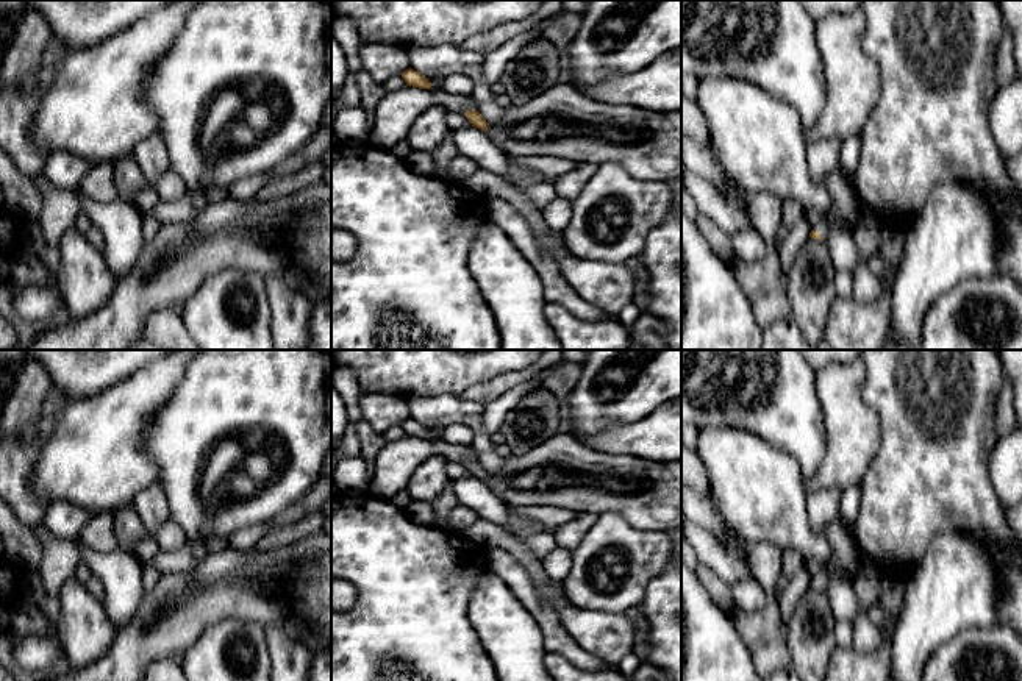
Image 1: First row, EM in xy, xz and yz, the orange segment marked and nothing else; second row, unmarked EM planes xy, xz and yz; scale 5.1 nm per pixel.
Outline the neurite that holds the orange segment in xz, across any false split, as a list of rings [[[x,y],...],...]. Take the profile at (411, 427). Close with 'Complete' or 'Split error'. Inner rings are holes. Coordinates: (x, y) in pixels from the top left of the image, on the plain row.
[[[411,417],[402,423],[402,428],[406,436],[397,442],[384,444],[375,459],[367,492],[370,497],[391,500],[406,489],[417,465],[433,455],[464,464],[472,476],[488,480],[489,473],[477,461],[472,445],[453,445],[442,439],[434,440],[430,430]]]. Split error

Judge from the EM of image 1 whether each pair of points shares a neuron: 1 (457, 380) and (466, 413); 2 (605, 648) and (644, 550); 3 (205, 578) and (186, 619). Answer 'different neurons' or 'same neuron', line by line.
1: different neurons
2: different neurons
3: same neuron

